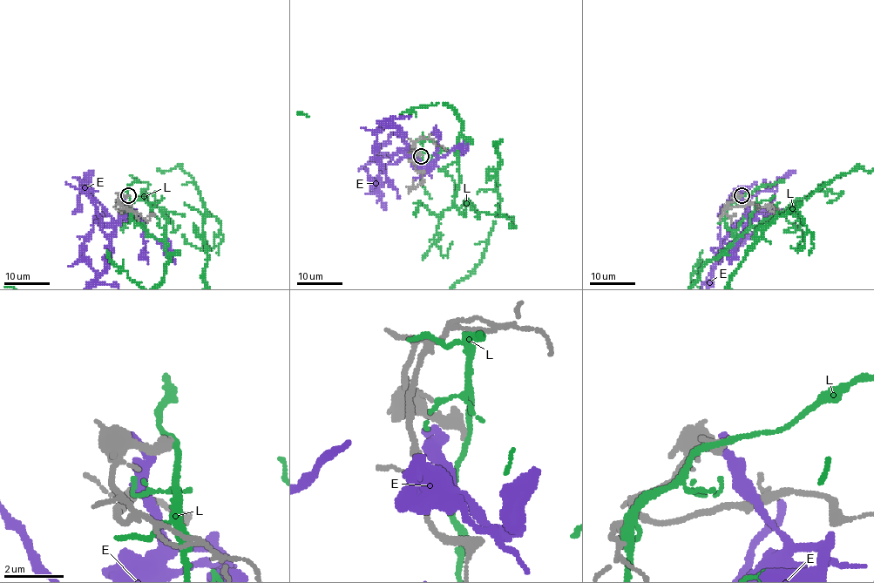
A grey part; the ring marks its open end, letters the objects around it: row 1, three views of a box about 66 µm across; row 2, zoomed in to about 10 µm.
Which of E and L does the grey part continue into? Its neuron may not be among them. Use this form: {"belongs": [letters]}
{"belongs": []}

